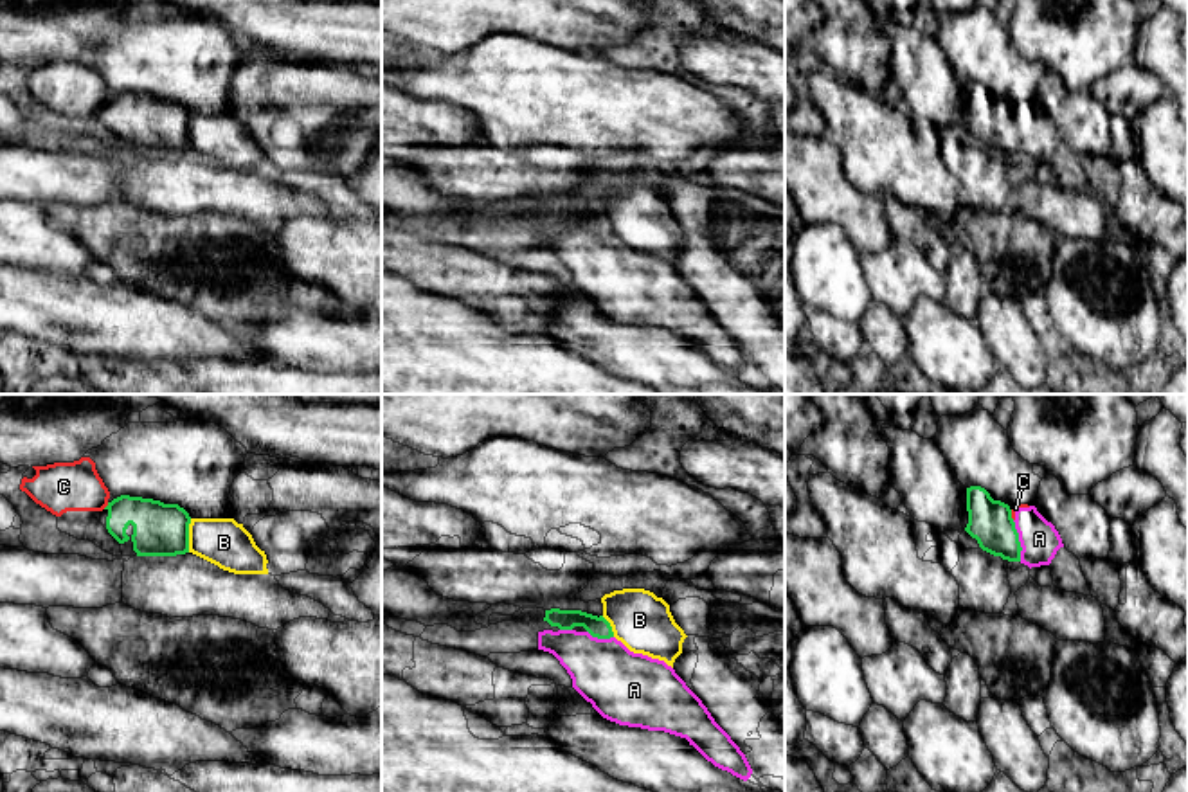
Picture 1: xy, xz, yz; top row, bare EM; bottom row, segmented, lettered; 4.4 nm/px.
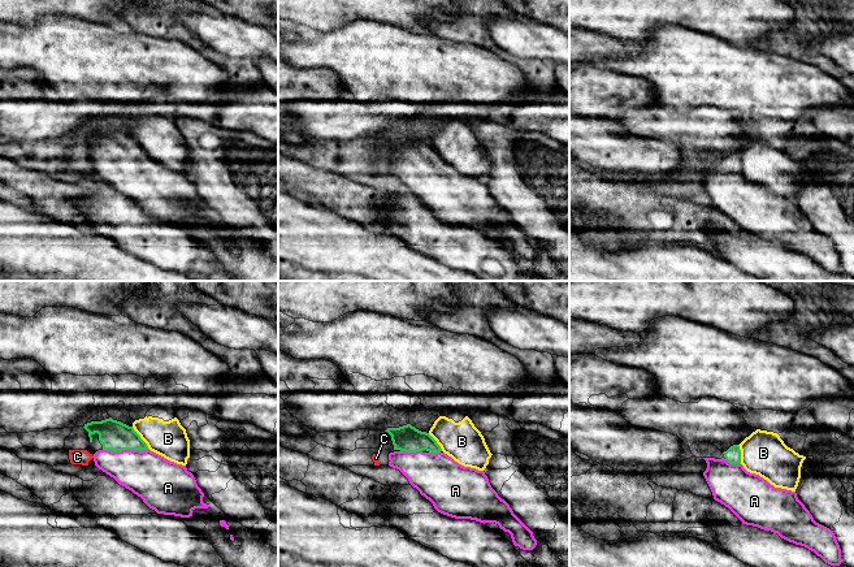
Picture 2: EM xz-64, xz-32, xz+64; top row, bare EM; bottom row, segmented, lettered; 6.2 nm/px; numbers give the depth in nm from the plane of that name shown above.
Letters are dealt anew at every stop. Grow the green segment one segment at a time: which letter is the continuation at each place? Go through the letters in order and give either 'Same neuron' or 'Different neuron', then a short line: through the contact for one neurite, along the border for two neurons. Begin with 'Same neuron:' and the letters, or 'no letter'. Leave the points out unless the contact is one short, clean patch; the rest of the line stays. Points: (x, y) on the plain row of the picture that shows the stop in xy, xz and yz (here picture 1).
Same neuron: A
A: Same neuron. Line: yz (990, 119), (1005, 134), (1017, 137), (1039, 135)
B: Different neuron. Line: xy (191, 116), (188, 148)
C: Different neuron

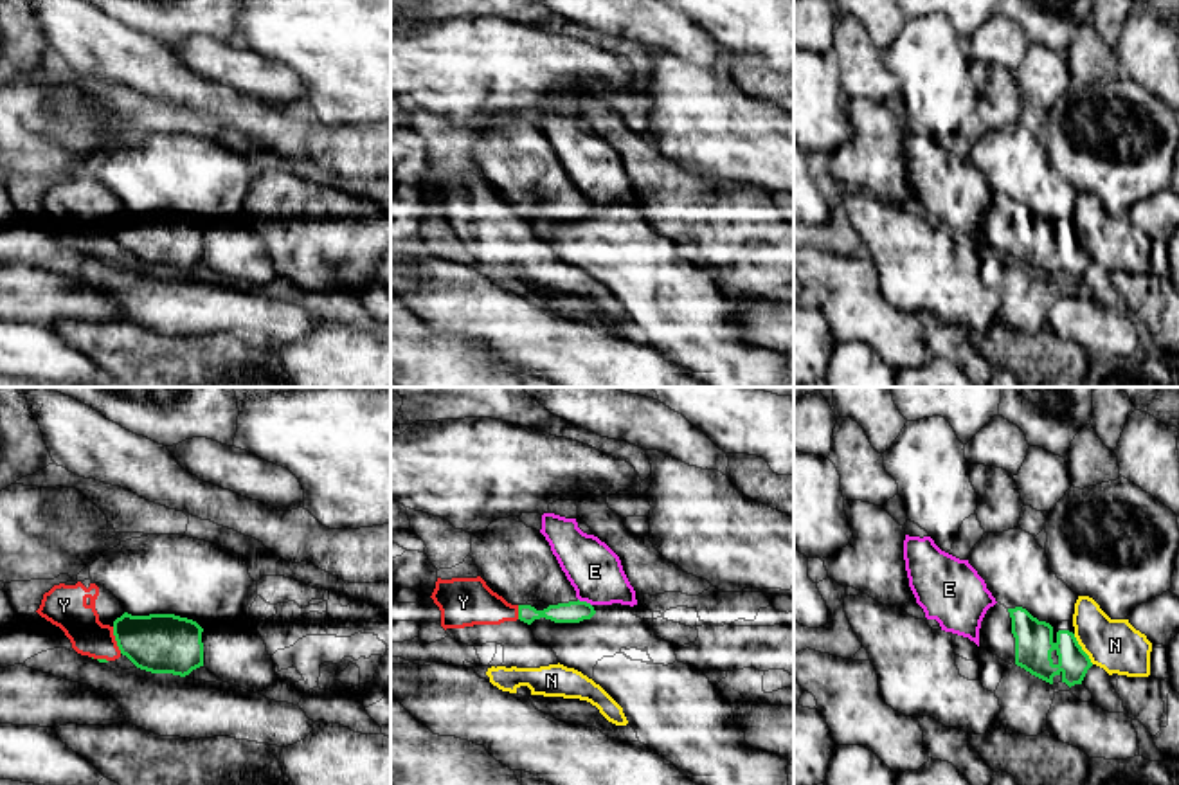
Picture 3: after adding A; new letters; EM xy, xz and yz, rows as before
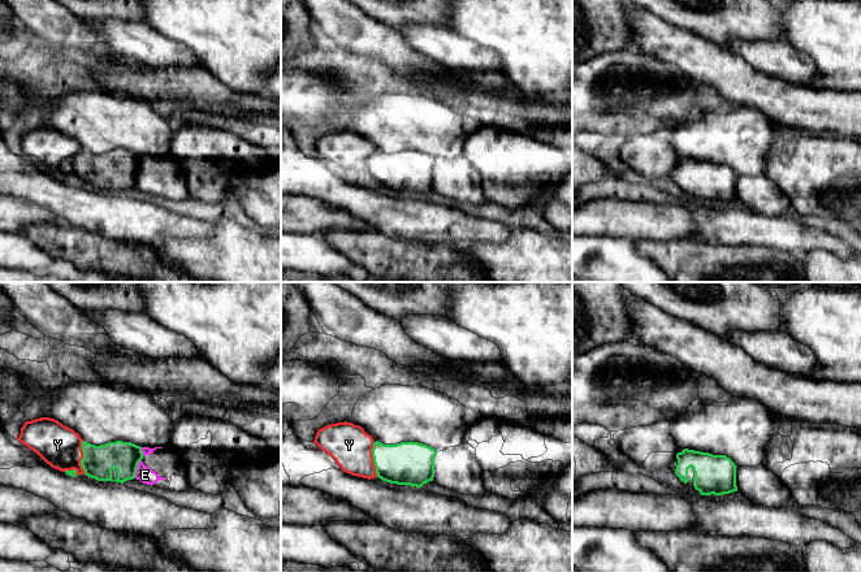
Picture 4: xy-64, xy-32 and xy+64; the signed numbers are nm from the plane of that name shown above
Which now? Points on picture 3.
Same neuron: no letter
E: Different neuron. Line: xz (578, 195), (591, 202)
N: Different neuron
Y: Different neuron. Line: xy (112, 224), (121, 249)

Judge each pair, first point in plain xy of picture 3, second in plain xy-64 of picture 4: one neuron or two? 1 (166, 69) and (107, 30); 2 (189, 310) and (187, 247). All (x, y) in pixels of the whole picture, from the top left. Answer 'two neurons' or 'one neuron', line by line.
1: two neurons
2: two neurons

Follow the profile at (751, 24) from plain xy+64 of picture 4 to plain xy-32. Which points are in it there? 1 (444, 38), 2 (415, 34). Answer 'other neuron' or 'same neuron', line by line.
1: other neuron
2: other neuron

